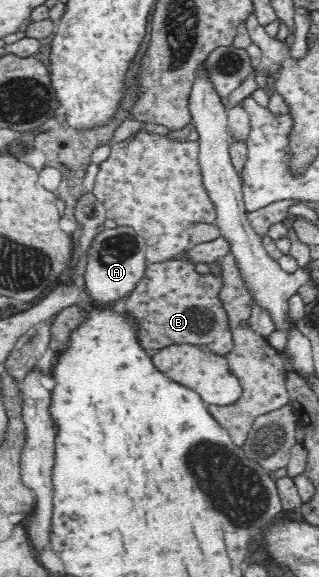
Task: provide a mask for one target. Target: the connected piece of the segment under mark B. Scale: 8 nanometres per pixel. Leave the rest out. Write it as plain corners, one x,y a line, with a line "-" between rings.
182,256
147,266
144,280
125,302
125,317
136,327
137,344
145,351
158,351
175,343
205,345
223,356
233,350
230,318
220,296
223,276
199,274
194,266

